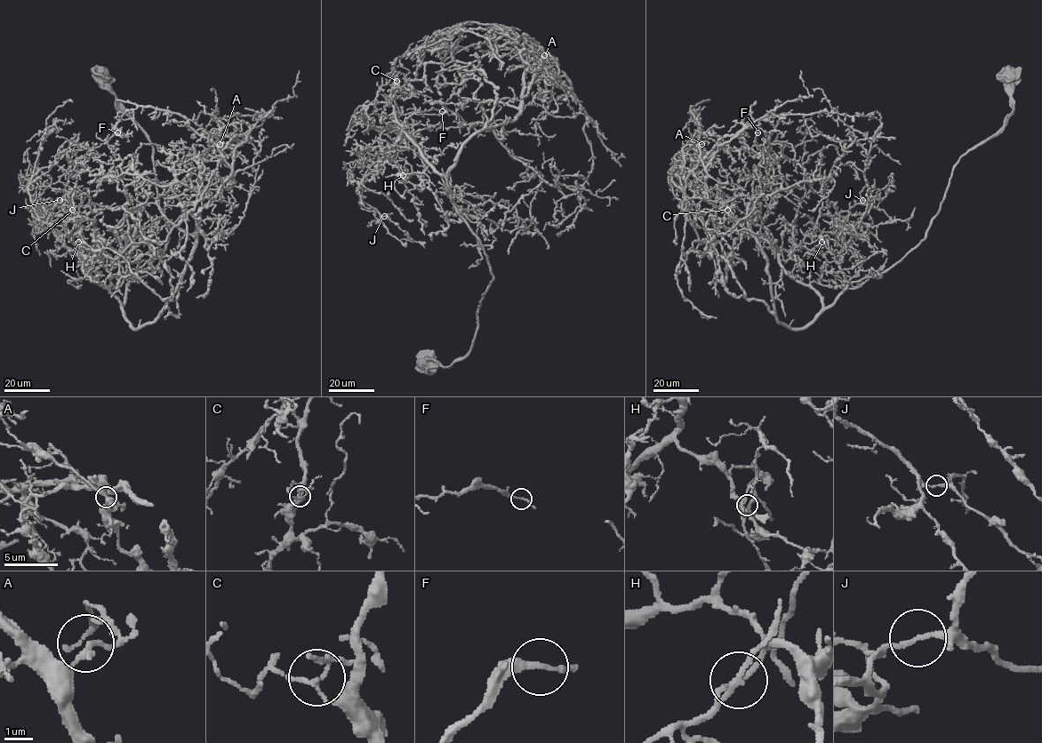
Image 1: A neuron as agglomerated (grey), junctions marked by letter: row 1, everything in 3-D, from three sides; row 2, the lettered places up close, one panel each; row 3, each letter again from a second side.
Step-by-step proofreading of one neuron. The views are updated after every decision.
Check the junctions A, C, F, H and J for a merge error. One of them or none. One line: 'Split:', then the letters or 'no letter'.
Split: no letter

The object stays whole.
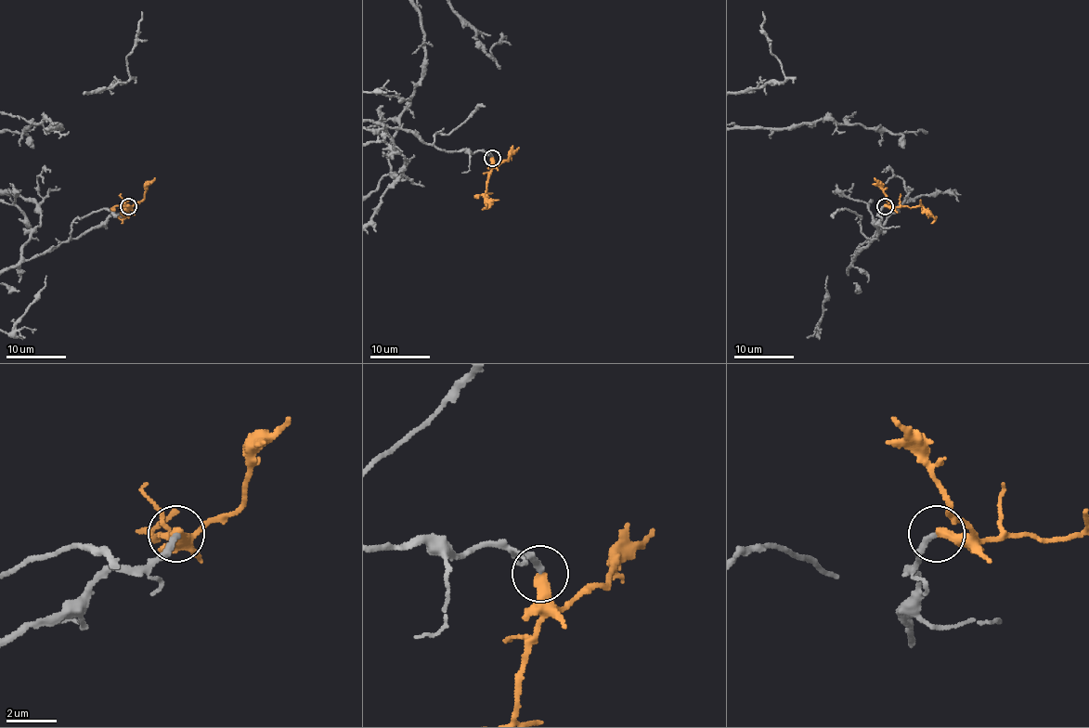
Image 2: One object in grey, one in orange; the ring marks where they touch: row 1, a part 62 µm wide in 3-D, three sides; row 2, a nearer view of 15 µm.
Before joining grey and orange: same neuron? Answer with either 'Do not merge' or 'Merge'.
Merge

